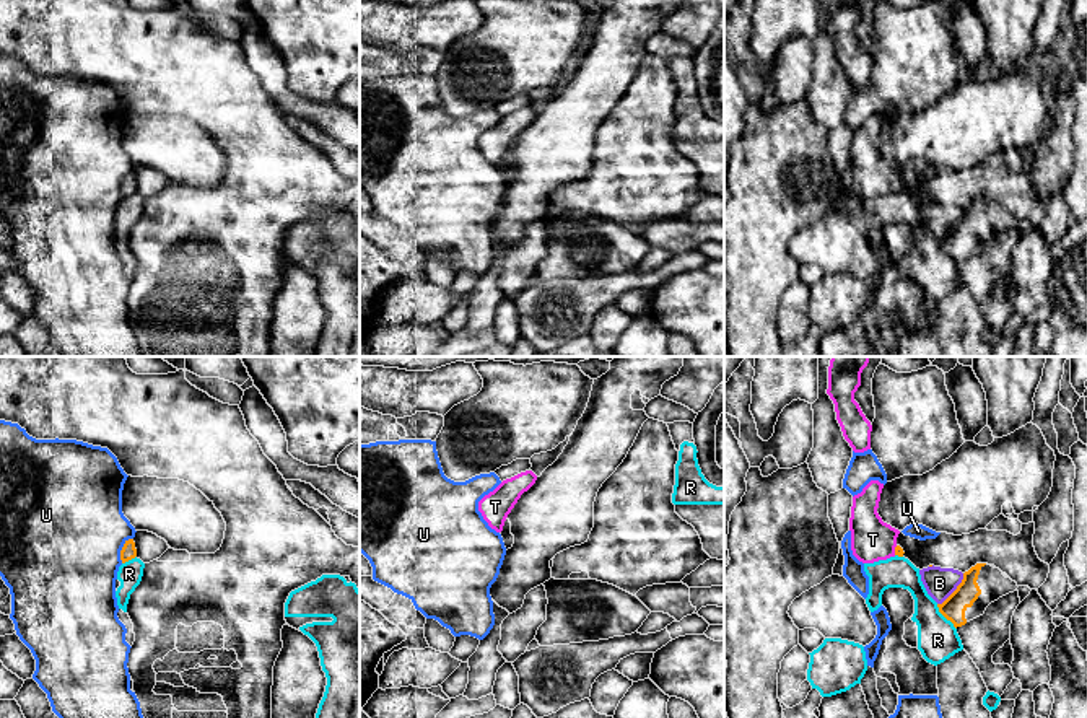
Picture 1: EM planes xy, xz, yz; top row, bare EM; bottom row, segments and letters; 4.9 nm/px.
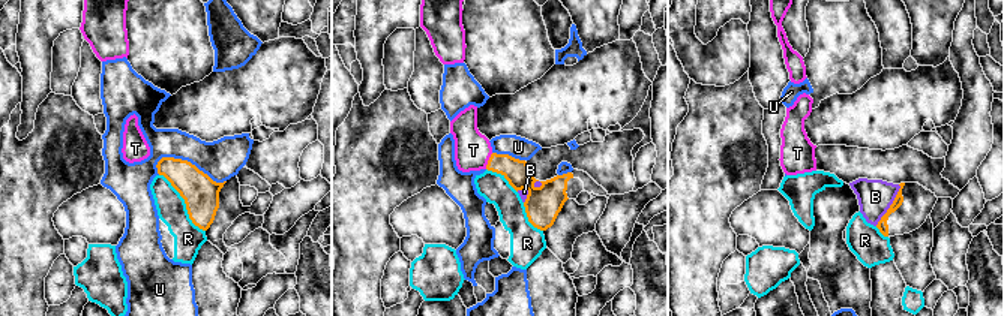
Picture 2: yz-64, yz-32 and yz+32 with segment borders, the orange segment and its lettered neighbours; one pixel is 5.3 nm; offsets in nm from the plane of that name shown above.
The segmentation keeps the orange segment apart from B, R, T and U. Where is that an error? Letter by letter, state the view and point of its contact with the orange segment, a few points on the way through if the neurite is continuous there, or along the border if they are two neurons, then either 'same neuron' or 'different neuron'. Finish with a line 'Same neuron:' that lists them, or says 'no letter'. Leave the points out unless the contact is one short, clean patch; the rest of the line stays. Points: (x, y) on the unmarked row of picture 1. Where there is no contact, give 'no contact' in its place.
B: yz (956, 225) | along yz (964, 209), (959, 220), (938, 240) | different neuron
R: yz (946, 253) | along yz (936, 240), (956, 264) | different neuron
T: yz (895, 186) | across yz (899, 186), (895, 186), (873, 175) | same neuron
U: xy (122, 184) | different neuron
Same neuron: T

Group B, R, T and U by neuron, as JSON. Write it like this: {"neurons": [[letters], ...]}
{"neurons": [["B"], ["R"], ["T"], ["U"]]}

